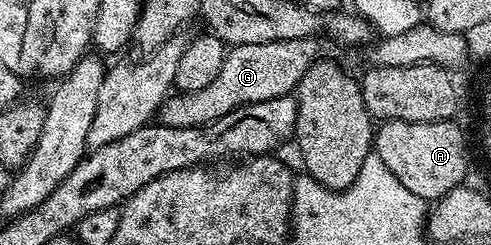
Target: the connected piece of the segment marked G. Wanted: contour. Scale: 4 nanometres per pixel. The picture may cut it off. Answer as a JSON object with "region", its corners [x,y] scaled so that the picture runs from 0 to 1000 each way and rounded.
{"region":[[[631,155],[468,192],[458,216],[458,249],[446,302],[415,367],[360,376],[336,396],[336,416],[324,445],[326,502],[367,522],[413,522],[497,424],[544,416],[552,400],[591,388],[617,302],[648,241],[646,171]]]}

